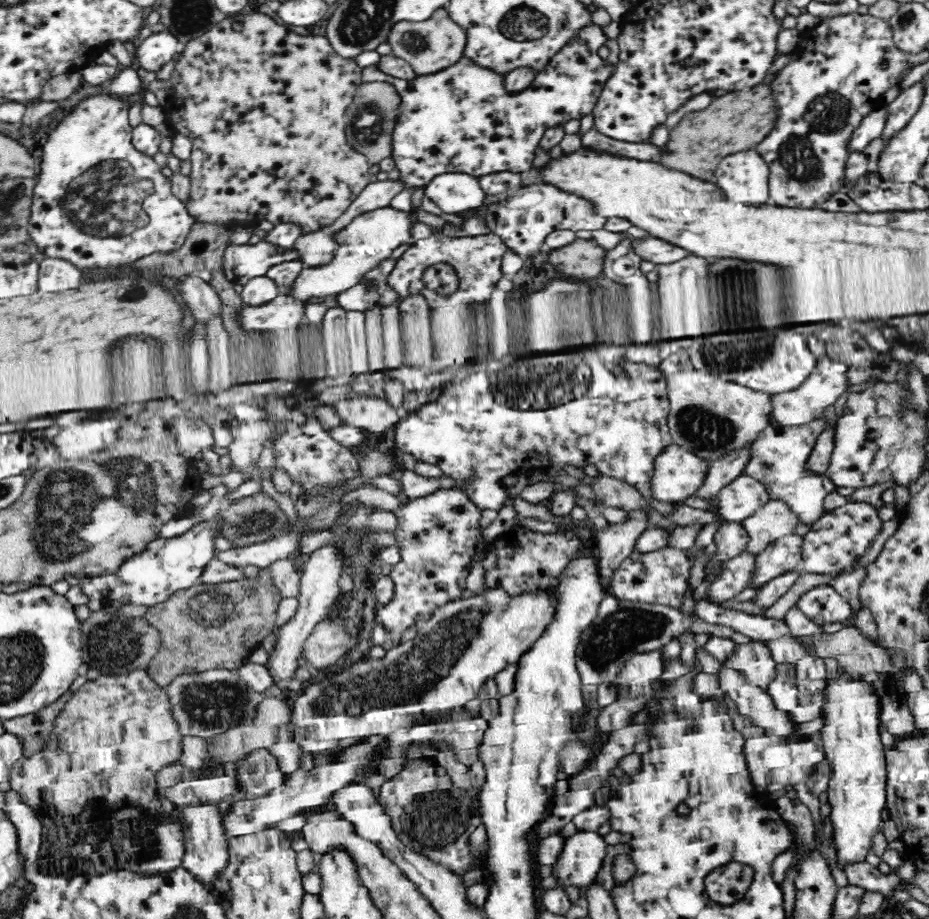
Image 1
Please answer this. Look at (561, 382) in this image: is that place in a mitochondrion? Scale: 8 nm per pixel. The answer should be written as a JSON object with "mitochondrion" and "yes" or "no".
{"mitochondrion":"yes"}

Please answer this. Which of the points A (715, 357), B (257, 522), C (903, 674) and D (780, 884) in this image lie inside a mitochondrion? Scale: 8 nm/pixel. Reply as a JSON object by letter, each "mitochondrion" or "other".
{"A":"mitochondrion","B":"mitochondrion","C":"other","D":"other"}

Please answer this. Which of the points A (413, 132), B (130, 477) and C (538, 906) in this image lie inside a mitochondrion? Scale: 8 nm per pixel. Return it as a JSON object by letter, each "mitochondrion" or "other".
{"A":"other","B":"mitochondrion","C":"other"}

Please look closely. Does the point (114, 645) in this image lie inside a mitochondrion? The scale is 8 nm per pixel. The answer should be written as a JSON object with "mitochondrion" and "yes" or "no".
{"mitochondrion":"yes"}

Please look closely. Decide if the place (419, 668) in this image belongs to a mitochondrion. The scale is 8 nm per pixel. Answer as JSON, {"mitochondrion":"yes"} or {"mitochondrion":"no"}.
{"mitochondrion":"yes"}

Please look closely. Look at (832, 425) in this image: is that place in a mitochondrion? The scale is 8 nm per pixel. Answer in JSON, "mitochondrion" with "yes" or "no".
{"mitochondrion":"no"}

